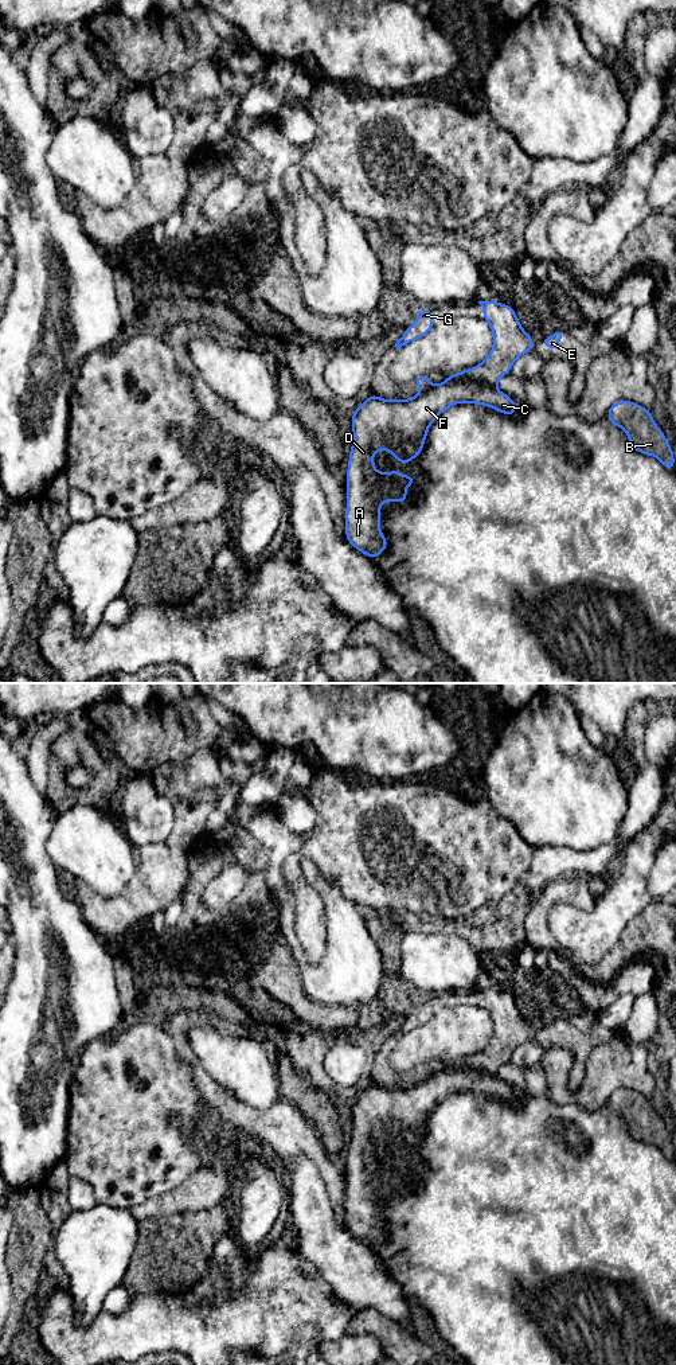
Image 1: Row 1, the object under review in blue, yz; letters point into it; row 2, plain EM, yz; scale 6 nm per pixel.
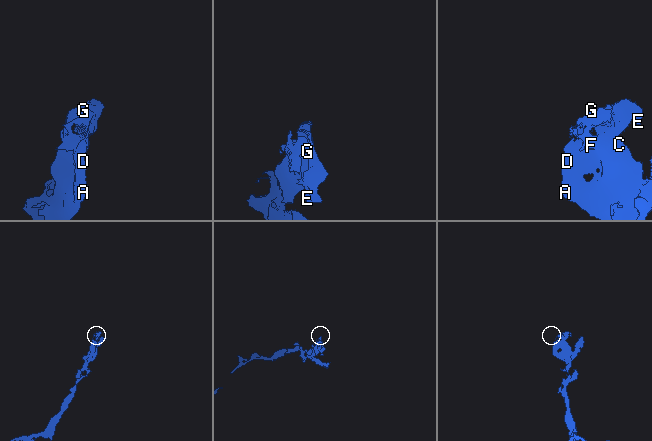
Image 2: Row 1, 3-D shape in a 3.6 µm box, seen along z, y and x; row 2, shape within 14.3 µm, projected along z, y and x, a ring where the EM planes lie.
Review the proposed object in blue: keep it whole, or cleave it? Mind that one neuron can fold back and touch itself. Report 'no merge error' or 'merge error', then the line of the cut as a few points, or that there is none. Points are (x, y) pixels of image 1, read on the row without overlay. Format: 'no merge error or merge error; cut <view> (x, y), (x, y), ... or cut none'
merge error; cut yz (449, 1064), (477, 1069), (495, 1076)

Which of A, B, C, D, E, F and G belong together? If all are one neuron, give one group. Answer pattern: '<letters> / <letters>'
A B C D F / E G

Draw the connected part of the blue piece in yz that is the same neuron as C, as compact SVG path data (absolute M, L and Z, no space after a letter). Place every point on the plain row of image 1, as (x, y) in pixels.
M448 1065L442 1072L433 1073L426 1080L409 1088L383 1088L371 1083L351 1103L353 1130L347 1155L345 1226L368 1247L374 1248L388 1235L379 1216L380 1194L384 1190L406 1190L409 1187L406 1182L407 1174L415 1174L414 1165L402 1163L396 1157L392 1161L378 1161L374 1153L374 1142L376 1139L388 1139L402 1153L413 1150L422 1140L427 1119L434 1108L448 1096L461 1091L485 1093L508 1104L515 1104L517 1096L509 1084L496 1076Z

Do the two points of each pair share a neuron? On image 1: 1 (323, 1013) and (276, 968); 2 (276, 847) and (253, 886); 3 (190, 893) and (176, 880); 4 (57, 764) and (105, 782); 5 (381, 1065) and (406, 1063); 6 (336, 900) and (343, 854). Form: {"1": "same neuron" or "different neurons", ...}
{"1": "same neuron", "2": "different neurons", "3": "different neurons", "4": "same neuron", "5": "different neurons", "6": "different neurons"}

